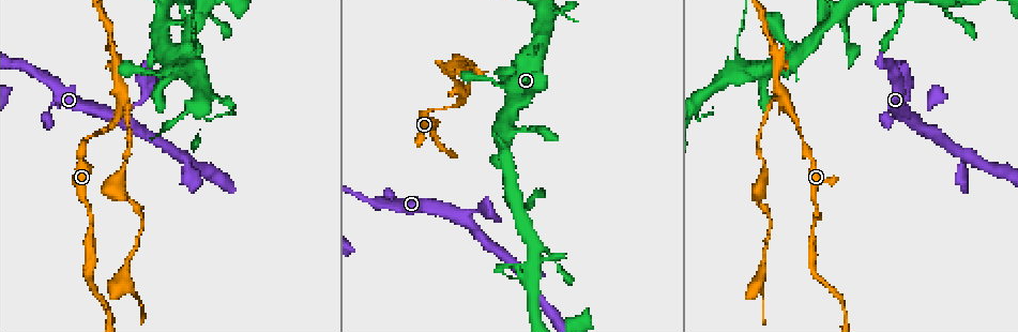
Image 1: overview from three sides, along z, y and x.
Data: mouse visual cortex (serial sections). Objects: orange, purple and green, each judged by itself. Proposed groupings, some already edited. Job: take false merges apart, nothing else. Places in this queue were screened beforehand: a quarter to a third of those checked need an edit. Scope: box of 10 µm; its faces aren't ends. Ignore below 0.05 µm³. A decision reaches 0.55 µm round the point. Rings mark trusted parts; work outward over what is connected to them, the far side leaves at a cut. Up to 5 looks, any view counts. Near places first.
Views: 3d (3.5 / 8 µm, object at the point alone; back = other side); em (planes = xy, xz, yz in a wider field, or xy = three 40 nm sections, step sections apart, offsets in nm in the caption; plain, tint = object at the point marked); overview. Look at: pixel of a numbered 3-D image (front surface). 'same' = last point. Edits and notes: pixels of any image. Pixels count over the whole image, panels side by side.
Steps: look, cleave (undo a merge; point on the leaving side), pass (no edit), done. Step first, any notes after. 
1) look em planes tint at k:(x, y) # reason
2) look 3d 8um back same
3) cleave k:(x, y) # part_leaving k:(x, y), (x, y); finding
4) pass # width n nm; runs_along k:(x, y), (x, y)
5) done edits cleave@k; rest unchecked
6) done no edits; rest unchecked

look 3d 3.5um at 1:(784, 99) # arms part here

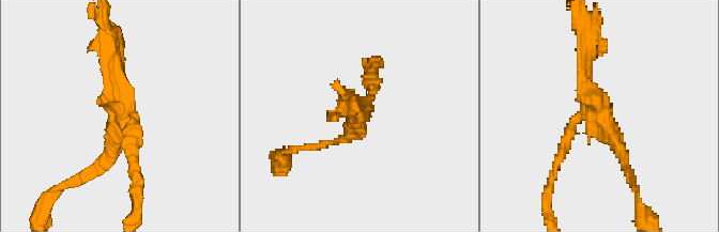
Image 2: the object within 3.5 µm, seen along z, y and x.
look em xy step 5 tint at 2:(124, 115) # arms 3; arm_widths 150, 150, 150 nm

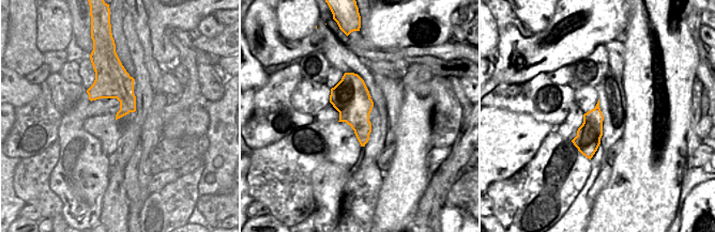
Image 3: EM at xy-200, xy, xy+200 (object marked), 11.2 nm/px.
cleave 2:(128, 143) # part_leaving 2:(132, 109), (139, 204); two cells meet here

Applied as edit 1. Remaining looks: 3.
look overview

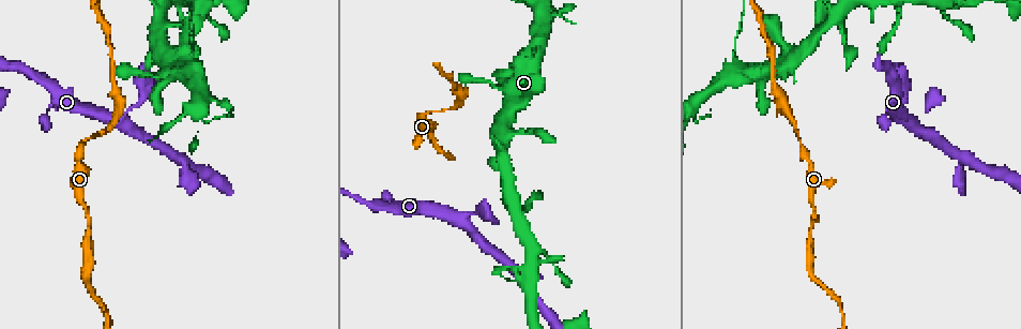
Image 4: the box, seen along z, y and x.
look 3d 3.5um back at 4:(192, 42) # thin neck

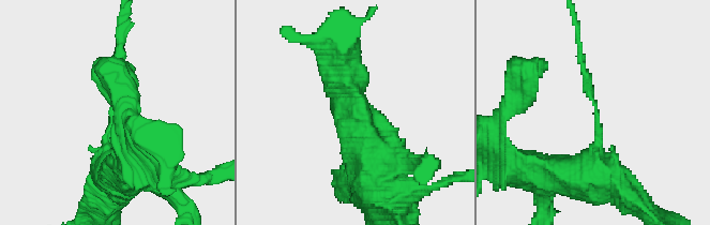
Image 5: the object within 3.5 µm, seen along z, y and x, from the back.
pass # runs_along 5:(116, 173), (106, 134), (123, 51); all the same cell

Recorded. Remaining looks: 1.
done edits cleave@2; rest unchecked

